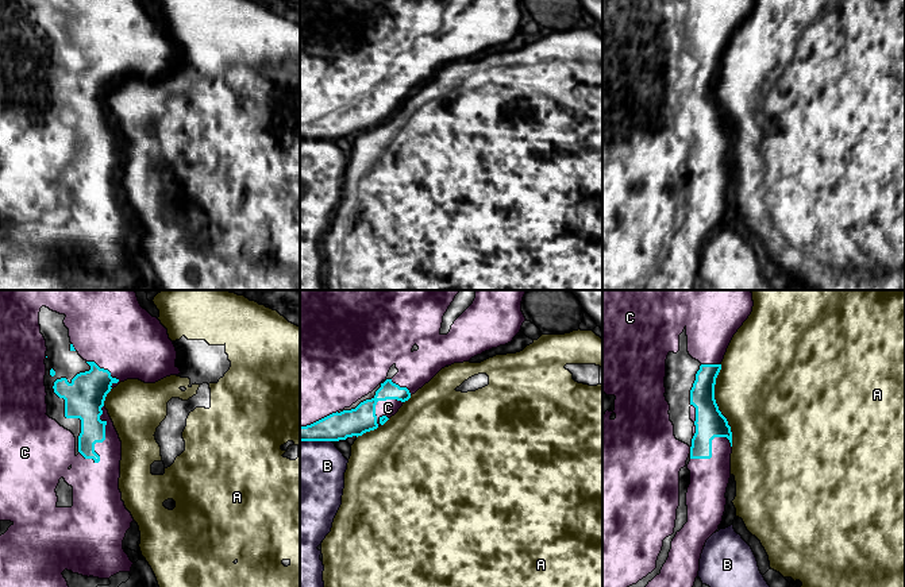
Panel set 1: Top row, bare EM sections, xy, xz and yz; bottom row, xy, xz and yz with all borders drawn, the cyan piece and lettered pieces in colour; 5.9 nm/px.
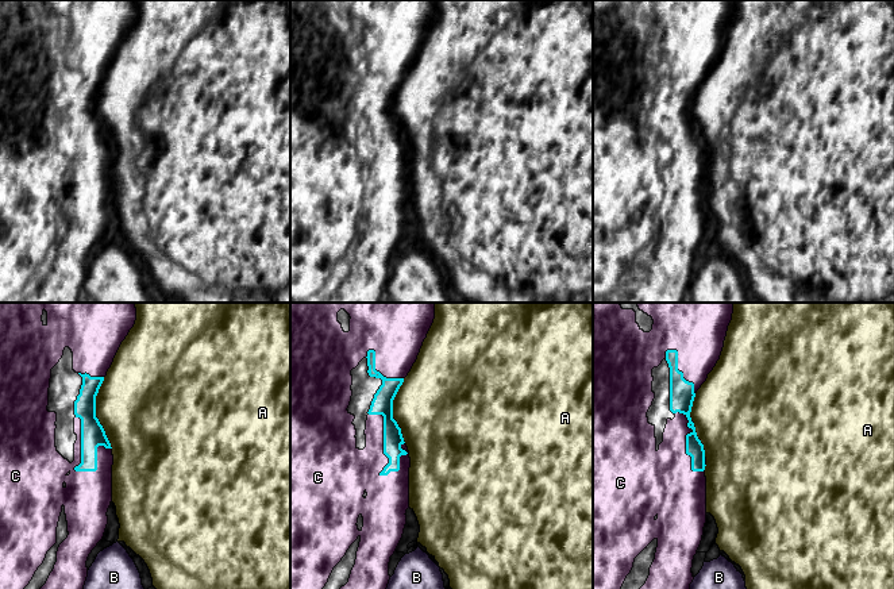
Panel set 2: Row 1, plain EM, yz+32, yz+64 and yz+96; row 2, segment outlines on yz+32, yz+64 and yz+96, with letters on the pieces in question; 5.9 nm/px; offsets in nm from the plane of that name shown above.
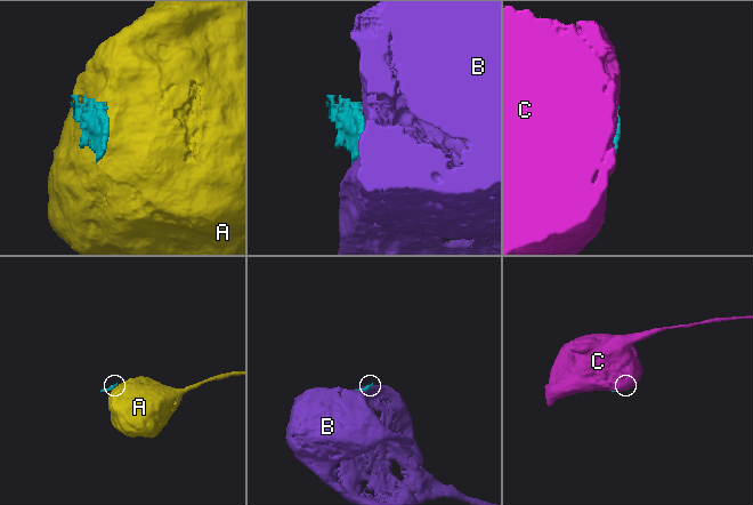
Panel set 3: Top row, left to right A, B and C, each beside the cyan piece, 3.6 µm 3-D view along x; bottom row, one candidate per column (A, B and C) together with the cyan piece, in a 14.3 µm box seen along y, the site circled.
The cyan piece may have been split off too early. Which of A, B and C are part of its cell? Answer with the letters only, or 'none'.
C

